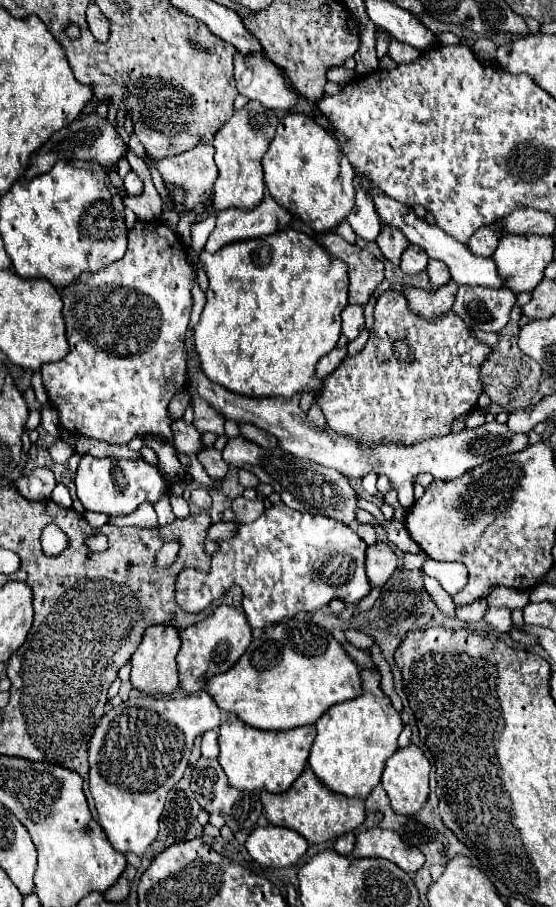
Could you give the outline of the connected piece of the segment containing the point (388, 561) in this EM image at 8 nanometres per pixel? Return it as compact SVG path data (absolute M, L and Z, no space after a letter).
M377 542L367 548L367 576L373 586L383 588L399 566L399 558L385 542Z

